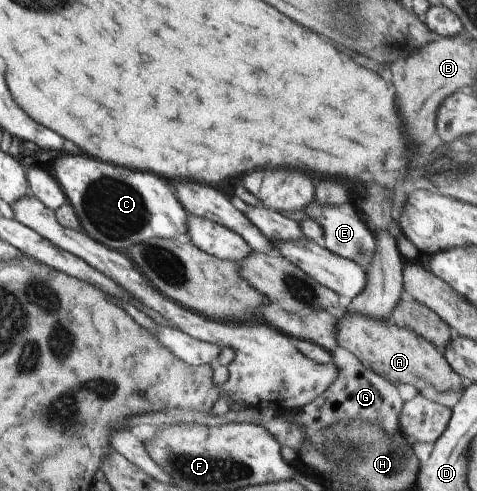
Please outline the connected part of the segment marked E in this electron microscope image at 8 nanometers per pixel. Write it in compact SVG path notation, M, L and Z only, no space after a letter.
M313 197L311 202L305 206L304 211L307 213L310 219L313 219L323 229L323 236L321 246L327 248L333 252L333 254L339 254L343 258L349 258L359 264L359 266L365 271L367 270L367 264L373 256L373 250L375 250L374 234L372 230L365 226L365 223L359 218L359 210L351 208L349 204L339 204L339 206L329 206L329 204L317 204L317 200Z

